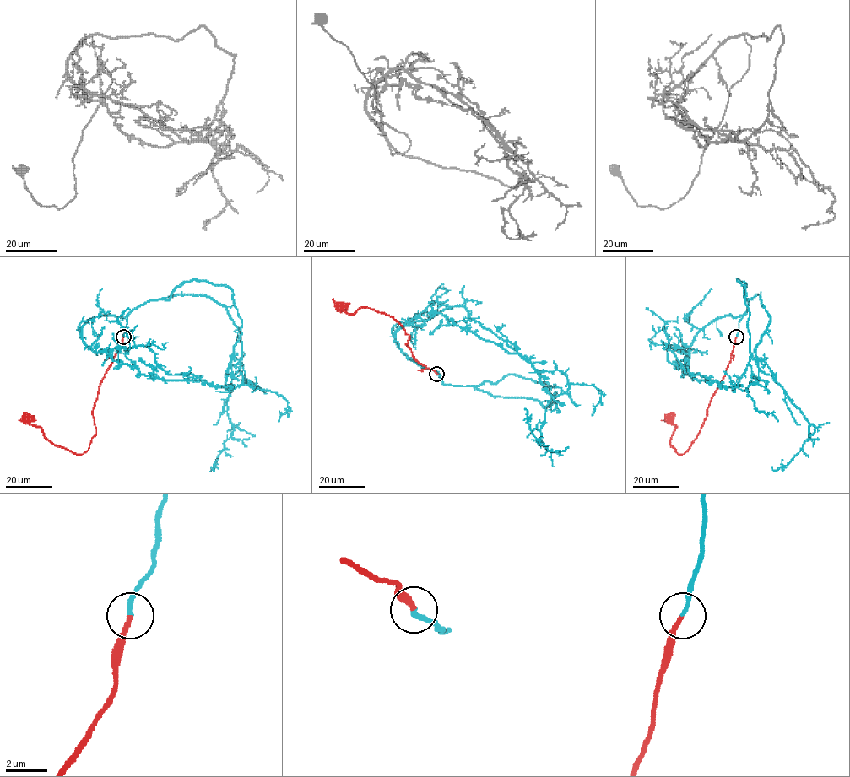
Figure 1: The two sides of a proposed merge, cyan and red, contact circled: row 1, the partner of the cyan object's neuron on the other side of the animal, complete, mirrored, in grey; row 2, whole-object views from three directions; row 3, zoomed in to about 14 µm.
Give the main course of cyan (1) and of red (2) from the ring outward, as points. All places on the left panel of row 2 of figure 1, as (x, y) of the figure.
1: (123, 337), (127, 315), (150, 301), (201, 294), (225, 307), (241, 360), (227, 403), (232, 434), (210, 466)
2: (123, 337), (121, 346), (100, 385), (92, 410), (96, 433), (86, 451), (76, 454), (53, 445), (27, 418)

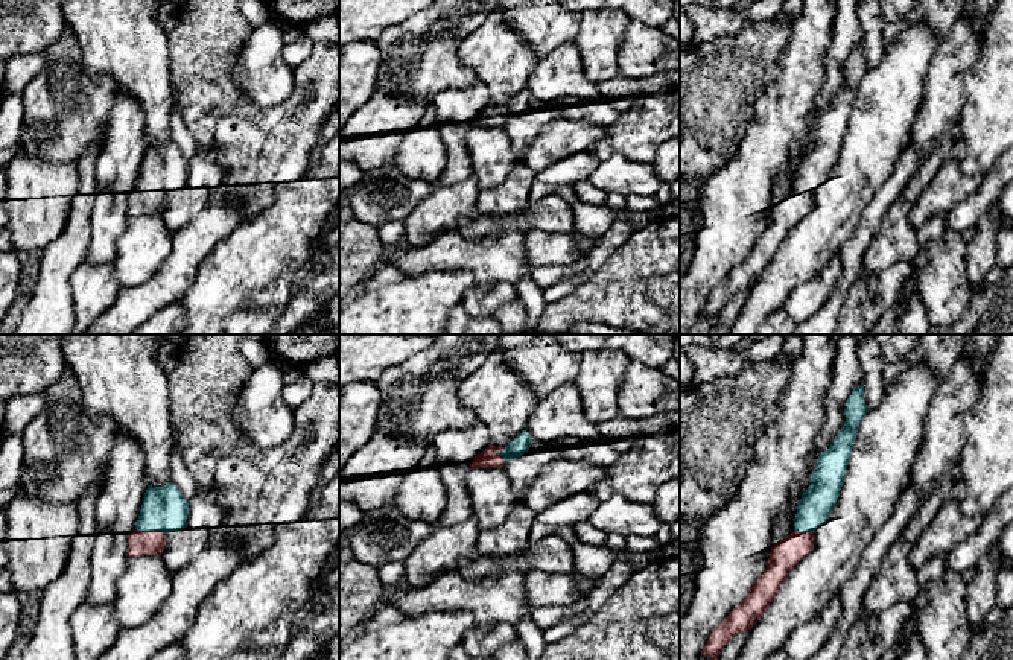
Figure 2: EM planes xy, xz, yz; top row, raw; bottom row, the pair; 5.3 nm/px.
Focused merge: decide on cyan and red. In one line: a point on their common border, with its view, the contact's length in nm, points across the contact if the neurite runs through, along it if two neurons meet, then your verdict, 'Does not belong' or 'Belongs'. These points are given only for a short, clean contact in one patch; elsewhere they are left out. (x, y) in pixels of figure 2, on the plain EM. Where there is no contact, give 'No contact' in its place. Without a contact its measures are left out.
Touches cyan at xy (151, 190). Shared border 160 nm. Path across: xy (165, 169), (155, 178), (151, 190), (139, 203). Belongs

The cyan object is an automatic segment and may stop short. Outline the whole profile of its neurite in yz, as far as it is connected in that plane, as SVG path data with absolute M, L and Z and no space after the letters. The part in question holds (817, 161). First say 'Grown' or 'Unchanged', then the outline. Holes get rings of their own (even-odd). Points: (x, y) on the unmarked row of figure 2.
Grown. M858 46L847 58L843 88L830 106L818 116L817 128L811 134L811 146L802 154L794 192L771 207L765 231L745 259L712 290L701 315L716 322L722 307L736 294L751 289L764 275L786 234L812 210L814 190L829 178L840 157L856 93L867 71L864 46Z

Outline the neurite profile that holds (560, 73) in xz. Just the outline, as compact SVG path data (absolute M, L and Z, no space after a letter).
M563 44L548 53L534 67L526 91L531 97L546 102L560 97L593 97L605 100L596 82L586 78L576 44Z

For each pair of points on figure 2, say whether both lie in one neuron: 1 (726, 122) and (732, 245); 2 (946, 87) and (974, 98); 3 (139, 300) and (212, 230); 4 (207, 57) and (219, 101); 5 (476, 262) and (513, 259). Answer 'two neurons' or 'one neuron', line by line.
1: two neurons
2: two neurons
3: one neuron
4: one neuron
5: one neuron

